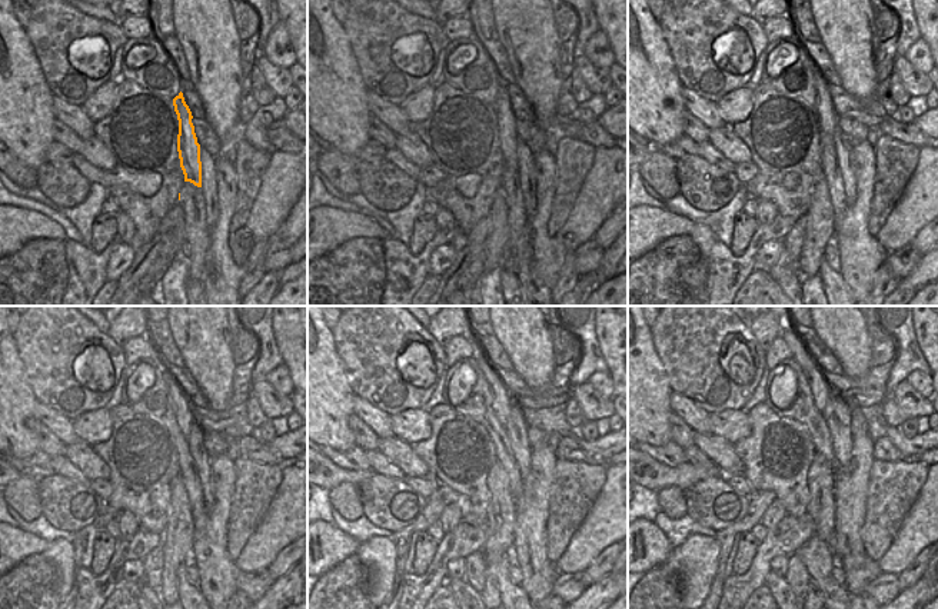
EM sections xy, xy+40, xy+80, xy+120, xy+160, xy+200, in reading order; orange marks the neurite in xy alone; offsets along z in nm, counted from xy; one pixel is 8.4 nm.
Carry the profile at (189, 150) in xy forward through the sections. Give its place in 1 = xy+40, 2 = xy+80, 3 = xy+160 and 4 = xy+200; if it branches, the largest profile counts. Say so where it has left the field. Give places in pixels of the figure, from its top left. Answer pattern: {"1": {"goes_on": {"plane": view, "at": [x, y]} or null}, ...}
{"1": {"goes_on": {"plane": "xy+40", "at": [506, 122]}}, "2": {"goes_on": {"plane": "xy+80", "at": [827, 116]}}, "3": {"goes_on": {"plane": "xy+160", "at": [501, 400]}}, "4": {"goes_on": {"plane": "xy+200", "at": [801, 355]}}}

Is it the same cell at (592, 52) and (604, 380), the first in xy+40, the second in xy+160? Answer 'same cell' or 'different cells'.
same cell

